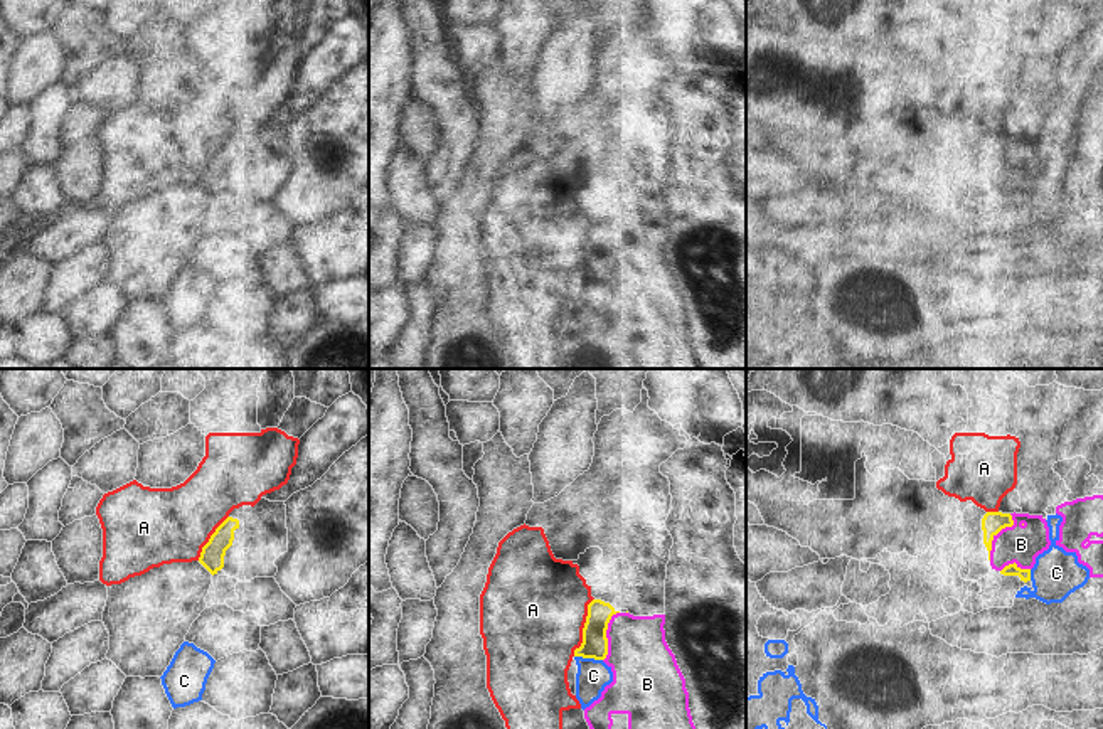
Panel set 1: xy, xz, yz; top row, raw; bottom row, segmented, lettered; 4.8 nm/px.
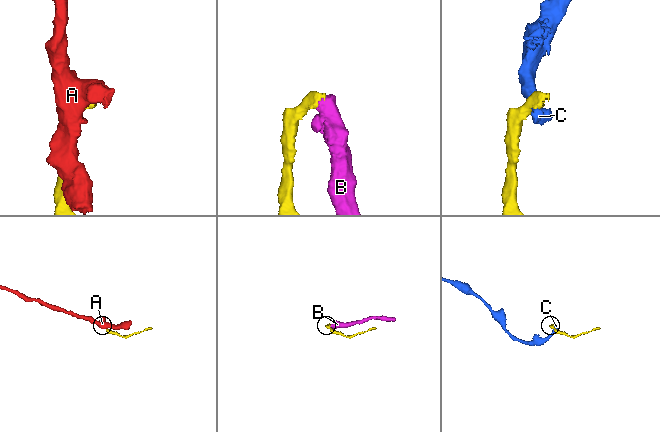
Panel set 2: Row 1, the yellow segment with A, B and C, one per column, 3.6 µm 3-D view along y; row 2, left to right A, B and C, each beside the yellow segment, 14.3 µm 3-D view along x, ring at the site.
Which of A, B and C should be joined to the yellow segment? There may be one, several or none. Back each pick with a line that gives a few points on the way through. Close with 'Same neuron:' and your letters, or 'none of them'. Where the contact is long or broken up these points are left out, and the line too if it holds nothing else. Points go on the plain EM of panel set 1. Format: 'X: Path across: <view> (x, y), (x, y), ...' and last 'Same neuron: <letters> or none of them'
Same neuron: none of them

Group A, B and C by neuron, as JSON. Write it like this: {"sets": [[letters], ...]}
{"sets": [["A"], ["B"], ["C"]]}

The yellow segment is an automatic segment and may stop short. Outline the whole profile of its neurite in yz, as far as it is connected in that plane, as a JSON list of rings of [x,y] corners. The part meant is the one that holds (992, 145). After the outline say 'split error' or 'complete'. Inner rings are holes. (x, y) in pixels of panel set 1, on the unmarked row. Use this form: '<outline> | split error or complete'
[[[1014,111],[1009,114],[1002,125],[997,135],[987,135],[982,141],[982,153],[983,153],[983,167],[988,173],[988,184],[990,184],[990,173],[992,173],[992,163],[994,160],[1005,150],[1012,150],[1012,136],[1022,136],[1020,128],[1020,118]]] | split error

